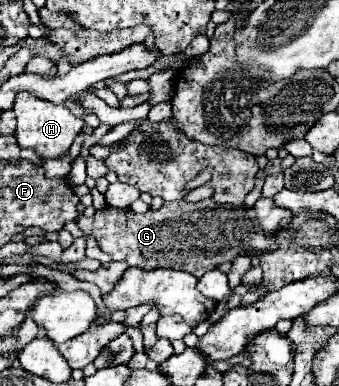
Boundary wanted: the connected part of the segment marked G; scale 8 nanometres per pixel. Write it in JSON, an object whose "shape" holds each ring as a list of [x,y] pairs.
{"shape":[[[210,198],[196,204],[186,200],[164,202],[160,210],[148,210],[144,214],[134,214],[130,208],[120,210],[106,206],[96,210],[92,218],[80,216],[78,226],[84,236],[96,238],[98,246],[110,254],[112,260],[124,260],[142,270],[184,270],[196,278],[238,254],[260,256],[260,252],[268,252],[272,246],[272,236],[266,236],[262,228],[256,226],[254,208],[220,206]]]}

